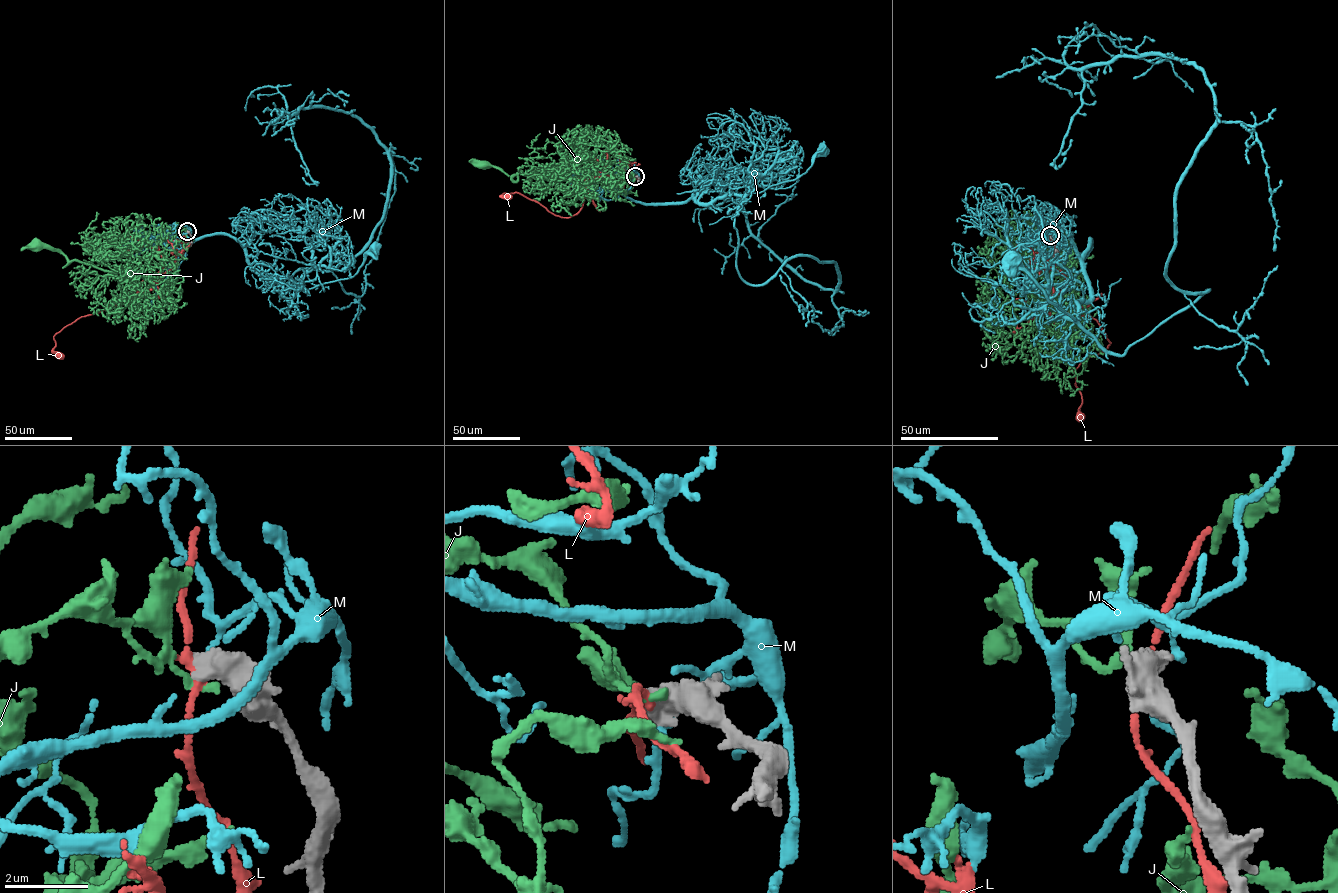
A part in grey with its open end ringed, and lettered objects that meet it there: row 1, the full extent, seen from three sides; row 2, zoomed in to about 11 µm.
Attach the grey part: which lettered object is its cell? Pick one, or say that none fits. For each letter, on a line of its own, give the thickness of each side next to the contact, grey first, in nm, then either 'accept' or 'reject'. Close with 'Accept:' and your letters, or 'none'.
J: calibres 700 and 200 nm; reject
L: calibres 650 and 190 nm; reject
M: calibres 650 and 140 nm; reject
Accept: none

